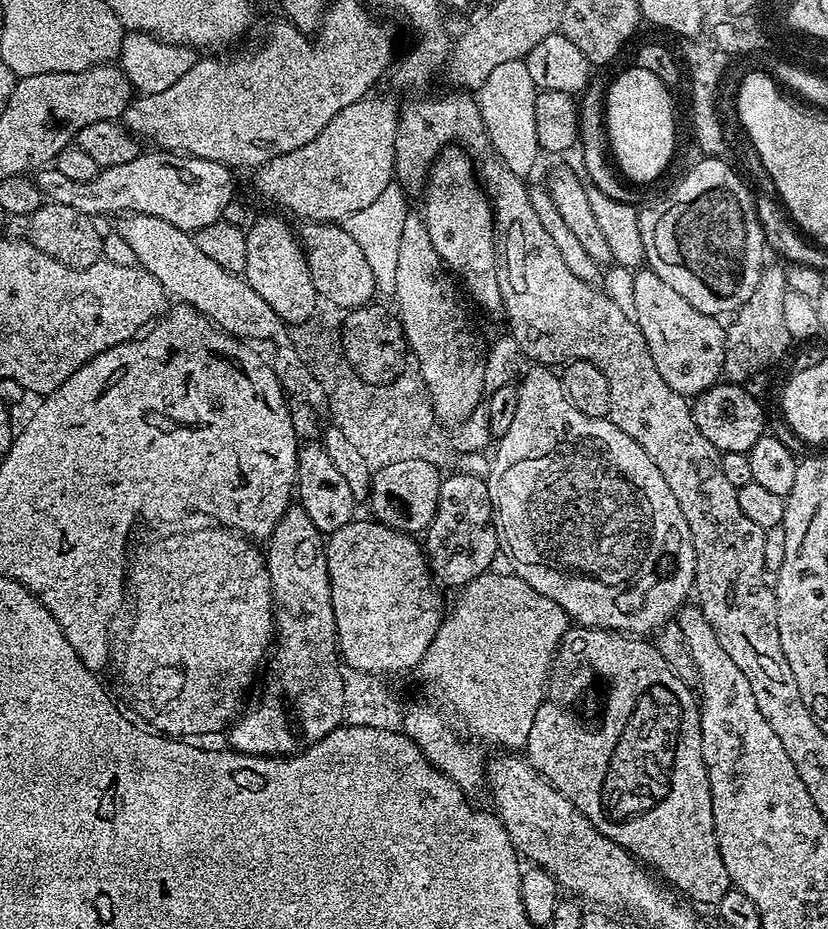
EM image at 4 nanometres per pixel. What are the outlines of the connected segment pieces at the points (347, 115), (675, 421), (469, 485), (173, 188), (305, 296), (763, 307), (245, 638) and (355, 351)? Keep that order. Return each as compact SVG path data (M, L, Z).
M375 96L354 102L354 106L346 106L346 110L334 114L334 118L330 118L330 122L322 129L322 134L318 134L318 138L310 138L310 142L306 142L306 146L298 146L298 150L290 150L290 154L282 154L278 158L272 158L268 164L263 164L262 167L255 169L254 176L256 176L257 190L270 203L277 204L278 207L285 208L286 211L293 212L296 216L301 216L301 221L304 222L343 222L350 214L358 214L358 210L370 206L370 202L374 202L378 198L378 194L382 194L382 190L386 190L386 186L393 183L396 174L394 146L396 145L401 113L401 109L396 108L395 102L390 97Z
M488 154L484 161L479 161L478 172L482 177L483 187L486 189L491 202L494 219L497 229L502 233L502 280L506 285L504 290L504 307L503 315L508 315L507 331L518 342L518 346L523 350L525 357L534 359L544 366L564 366L569 361L588 360L593 363L606 376L606 381L610 386L610 408L609 417L612 423L618 426L618 430L622 430L626 434L630 434L630 438L634 438L634 442L644 440L644 444L648 444L648 440L652 440L652 436L656 436L656 432L692 432L692 409L689 401L685 397L680 396L674 390L670 390L670 386L666 386L666 382L662 382L662 374L658 374L658 366L654 366L654 358L650 358L648 347L646 346L646 338L642 334L642 330L637 326L635 320L626 318L626 314L622 314L622 310L618 310L618 306L614 306L614 302L599 287L582 282L582 278L578 278L566 266L562 253L558 251L558 246L554 246L554 238L550 238L550 234L546 234L546 230L542 230L542 221L538 219L538 214L534 214L534 206L530 206L528 201L528 184L518 174L514 174L496 158L495 155Z
M454 474L443 479L437 511L424 531L422 547L433 579L443 587L463 588L493 567L492 562L499 557L500 547L493 526L488 484L482 476Z
M163 150L141 151L133 161L121 165L101 168L100 172L86 182L74 182L74 178L66 178L62 170L55 166L45 166L35 173L34 179L38 190L43 194L45 201L58 206L74 206L74 210L82 210L82 214L93 218L108 216L111 212L118 214L136 213L138 215L153 215L162 218L165 222L178 229L195 234L202 226L210 226L210 222L218 222L223 217L226 206L237 195L236 180L233 169L225 164L210 162L206 158L182 156L179 152L166 152Z
M257 215L246 231L248 237L243 278L287 325L306 322L306 318L316 312L318 293L314 290L314 278L310 278L304 245L300 243L299 235L294 228L292 232L291 226L278 216Z
M769 263L758 278L758 286L754 286L754 294L731 317L732 325L729 323L726 328L723 370L731 383L743 385L751 375L771 369L771 364L782 359L788 344L793 343L790 330L786 330L786 318L782 318L782 301L789 290L785 269Z
M211 526L212 528L200 528L197 532L180 532L177 536L168 536L165 540L152 540L145 548L140 548L131 553L130 567L126 572L126 588L130 593L132 591L132 604L136 607L136 613L132 616L132 629L128 632L128 641L124 644L124 657L120 660L120 684L124 687L124 696L128 699L128 704L132 707L131 715L139 718L151 731L160 733L161 736L169 738L196 738L192 736L212 736L215 732L223 733L245 711L243 696L253 688L258 680L258 673L261 671L262 665L265 663L266 657L270 652L270 645L274 640L274 609L272 607L272 583L270 582L270 574L268 573L268 562L263 551L260 552L255 543L249 537L241 536L239 532L223 526Z
M373 302L362 308L353 308L345 315L344 326L340 330L340 341L344 347L344 356L348 364L368 384L395 385L397 378L410 364L410 349L400 325L399 315L379 308Z

